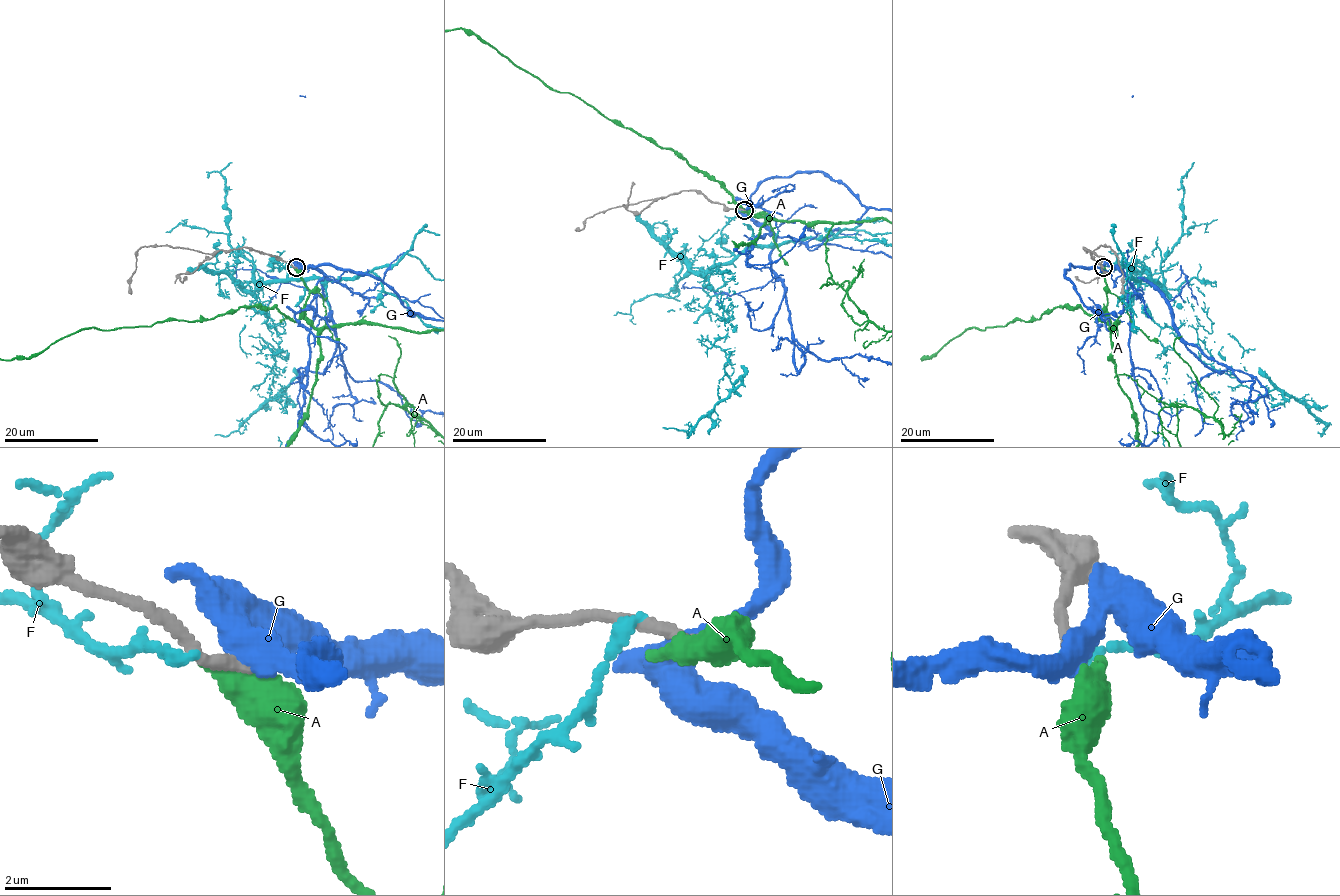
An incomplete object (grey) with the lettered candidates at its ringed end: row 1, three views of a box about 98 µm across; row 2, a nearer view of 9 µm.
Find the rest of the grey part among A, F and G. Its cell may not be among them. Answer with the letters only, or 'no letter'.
no letter

